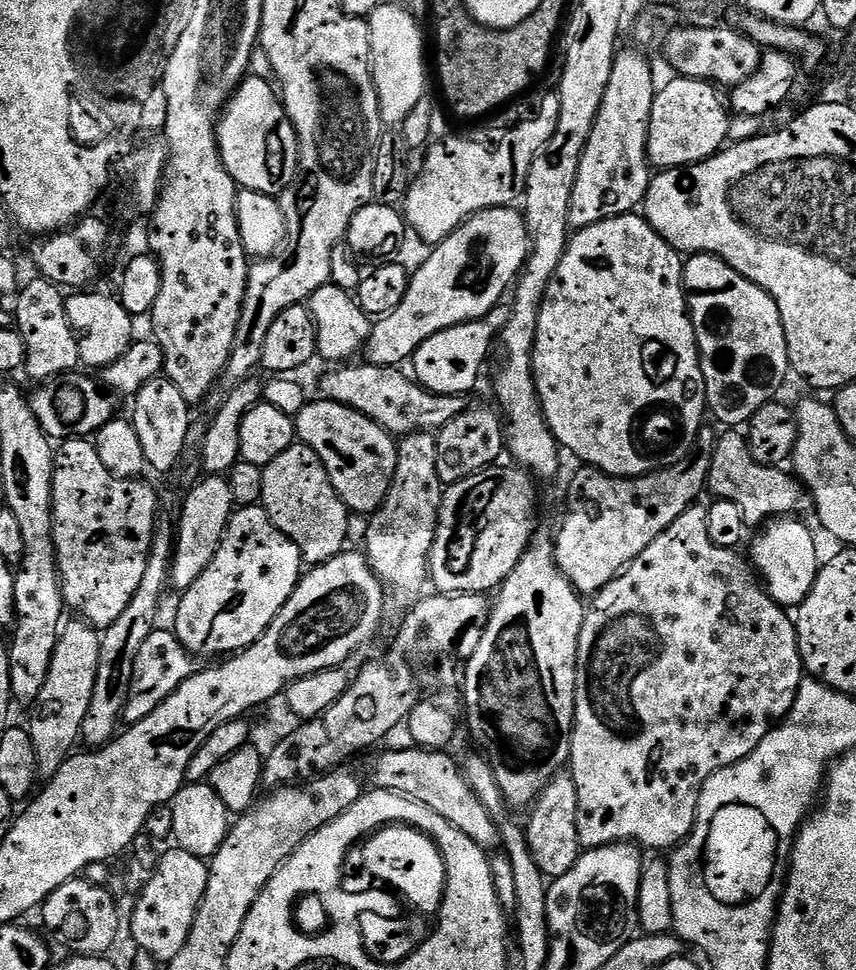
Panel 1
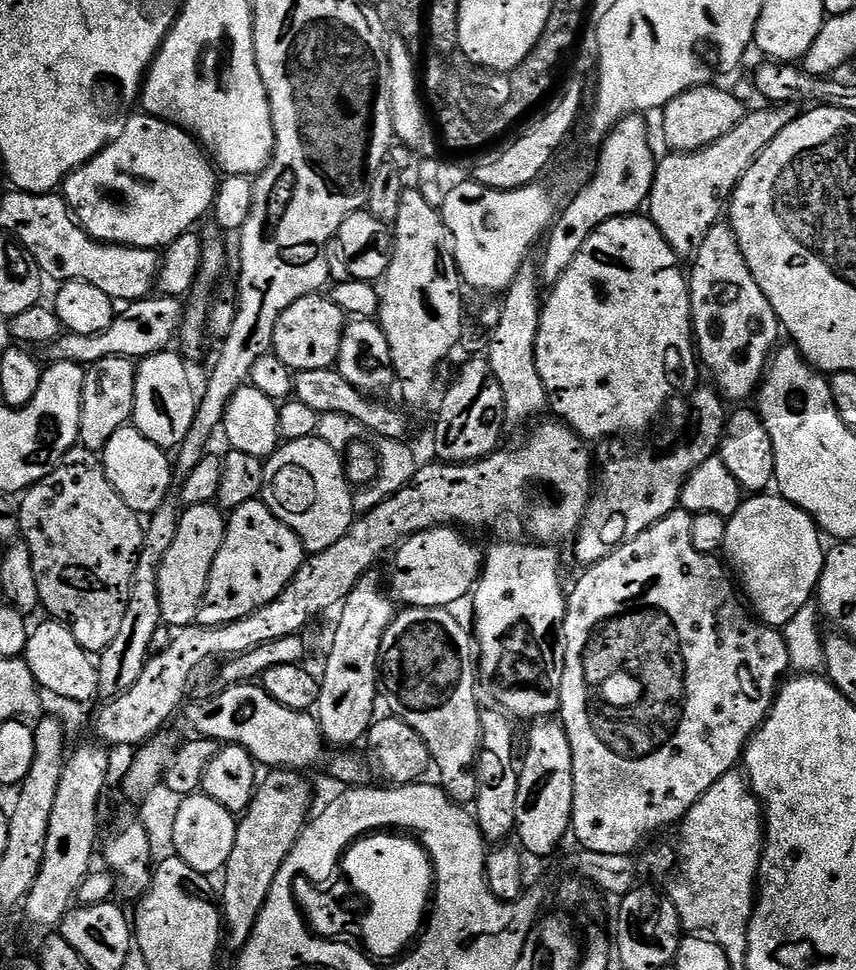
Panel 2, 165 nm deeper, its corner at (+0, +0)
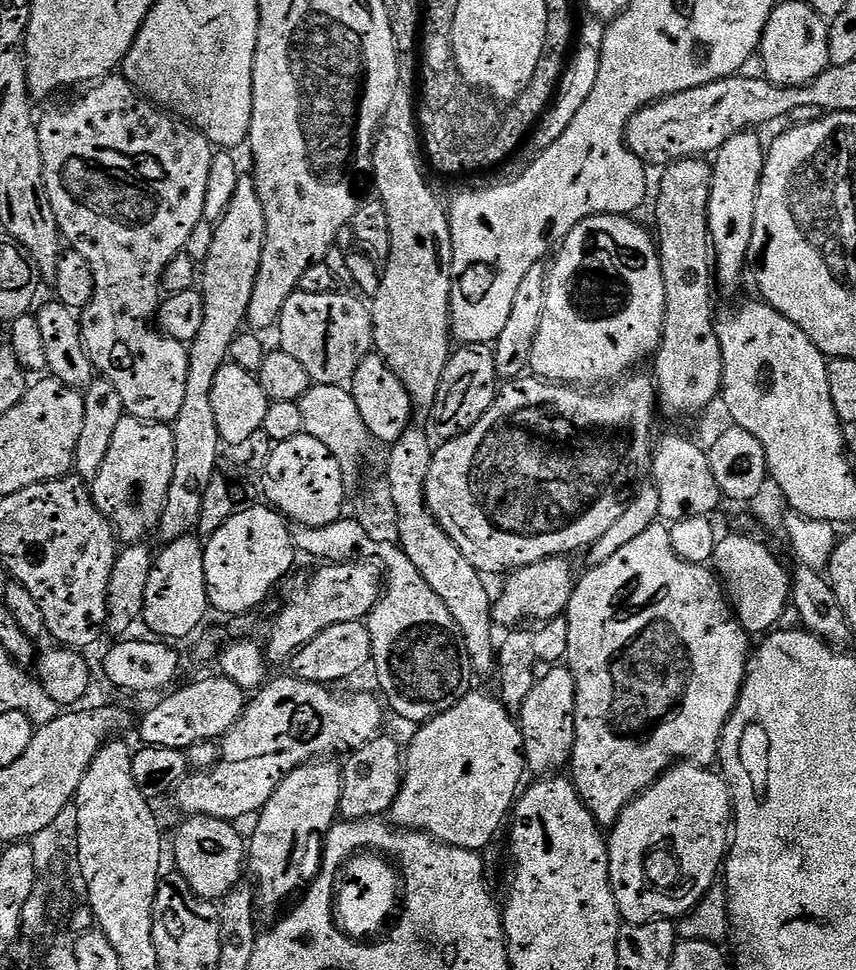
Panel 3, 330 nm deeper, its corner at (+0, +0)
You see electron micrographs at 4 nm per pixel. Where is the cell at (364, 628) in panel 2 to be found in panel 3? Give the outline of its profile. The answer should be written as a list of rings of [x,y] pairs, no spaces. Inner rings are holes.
[[[321,758],[291,772],[255,817],[256,829],[246,844],[246,864],[256,875],[258,908],[268,922],[275,921],[279,908],[305,887],[304,867],[312,860],[312,848],[321,847],[340,816],[344,774],[341,765],[335,762],[332,758]]]

